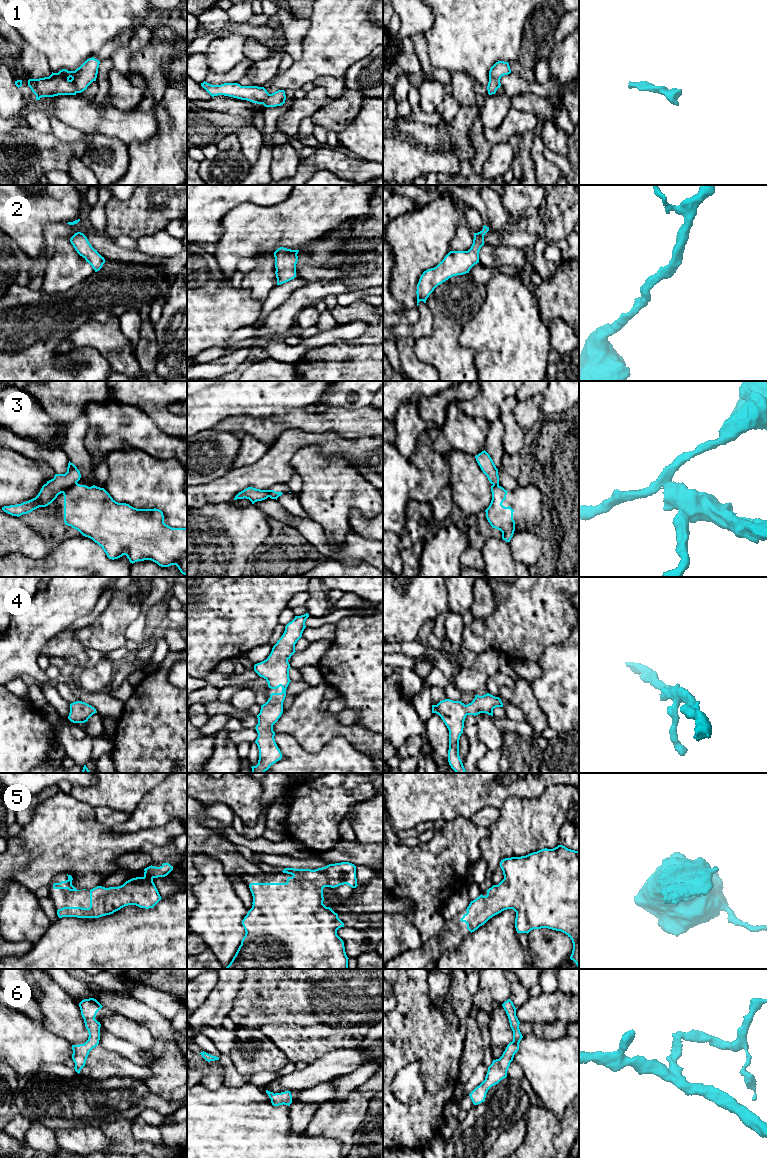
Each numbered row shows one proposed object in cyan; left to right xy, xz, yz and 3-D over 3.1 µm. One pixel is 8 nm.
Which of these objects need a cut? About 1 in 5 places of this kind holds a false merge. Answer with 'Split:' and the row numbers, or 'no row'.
Split: 3

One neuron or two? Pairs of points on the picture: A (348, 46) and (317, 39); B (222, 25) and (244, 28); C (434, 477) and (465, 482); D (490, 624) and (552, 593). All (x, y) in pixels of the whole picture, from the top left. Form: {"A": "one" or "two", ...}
{"A": "one", "B": "one", "C": "two", "D": "one"}

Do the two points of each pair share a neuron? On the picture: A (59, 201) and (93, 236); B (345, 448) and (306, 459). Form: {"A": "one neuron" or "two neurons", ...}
{"A": "two neurons", "B": "two neurons"}

